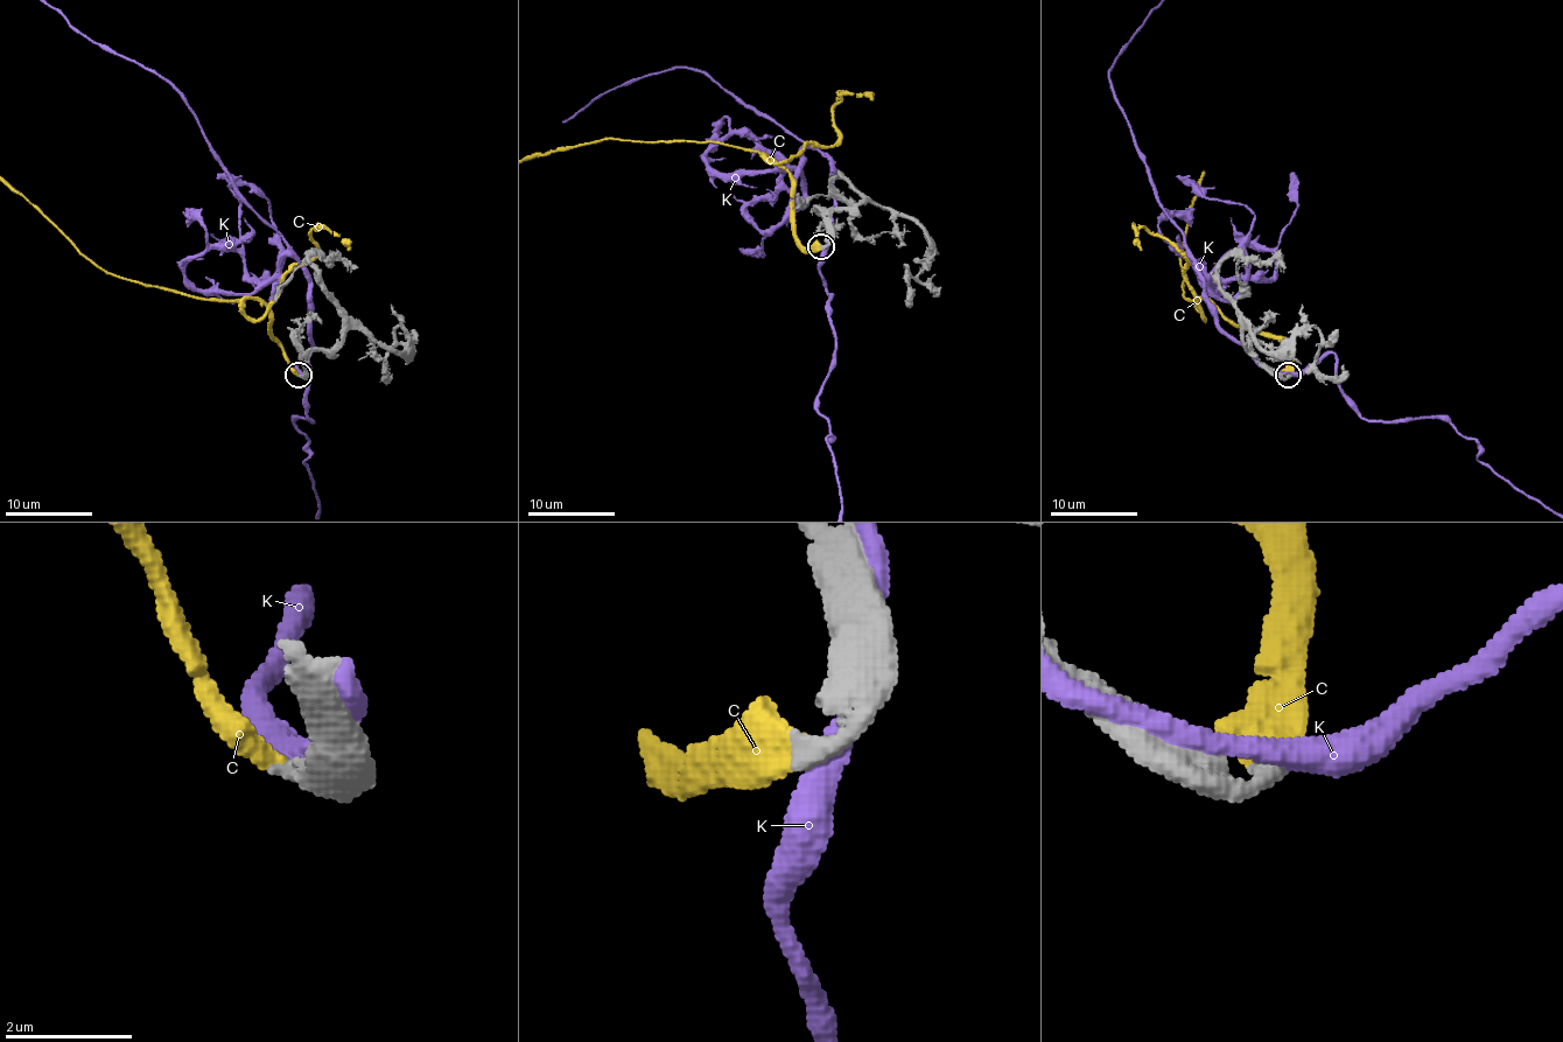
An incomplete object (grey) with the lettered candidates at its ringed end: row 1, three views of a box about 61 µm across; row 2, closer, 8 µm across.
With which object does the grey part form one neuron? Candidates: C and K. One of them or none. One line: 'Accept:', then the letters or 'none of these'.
Accept: C

